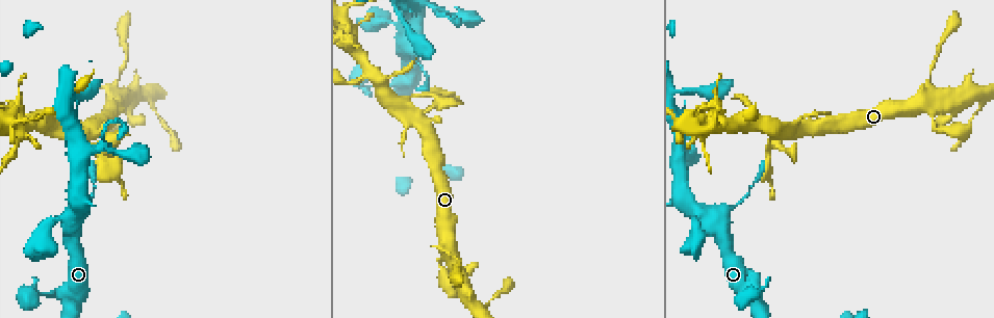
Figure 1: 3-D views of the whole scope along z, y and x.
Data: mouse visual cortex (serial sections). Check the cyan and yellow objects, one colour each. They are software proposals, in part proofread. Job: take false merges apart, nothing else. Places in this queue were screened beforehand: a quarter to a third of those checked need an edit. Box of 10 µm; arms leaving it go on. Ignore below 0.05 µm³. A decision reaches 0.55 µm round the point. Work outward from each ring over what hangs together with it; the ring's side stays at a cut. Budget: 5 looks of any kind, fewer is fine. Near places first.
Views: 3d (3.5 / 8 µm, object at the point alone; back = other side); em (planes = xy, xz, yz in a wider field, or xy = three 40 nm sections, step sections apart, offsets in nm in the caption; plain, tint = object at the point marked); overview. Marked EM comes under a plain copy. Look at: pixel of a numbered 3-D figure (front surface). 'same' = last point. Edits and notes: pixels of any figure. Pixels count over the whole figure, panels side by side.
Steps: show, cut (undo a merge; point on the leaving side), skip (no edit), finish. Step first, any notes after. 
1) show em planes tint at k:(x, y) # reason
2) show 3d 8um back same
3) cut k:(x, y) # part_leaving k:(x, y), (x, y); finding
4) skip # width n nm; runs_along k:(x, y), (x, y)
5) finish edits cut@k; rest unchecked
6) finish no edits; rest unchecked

show 3d 3.5um at 1:(23, 289) # calibre changes

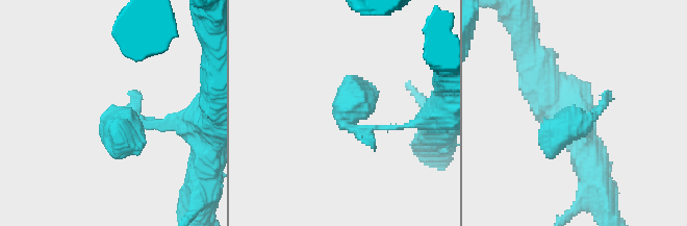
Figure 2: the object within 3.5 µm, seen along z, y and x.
show em xy step 5 tint at 2:(345, 124) # now the EM

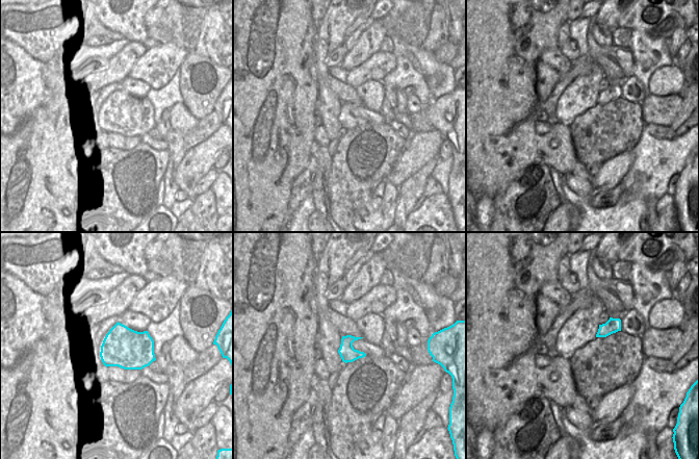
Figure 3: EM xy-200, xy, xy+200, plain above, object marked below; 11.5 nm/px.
skip # runs_along 2:(409, 124), (345, 124), (374, 86); all the same cell

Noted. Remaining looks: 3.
show 3d 3.5um at 1:(412, 54) # calibre changes

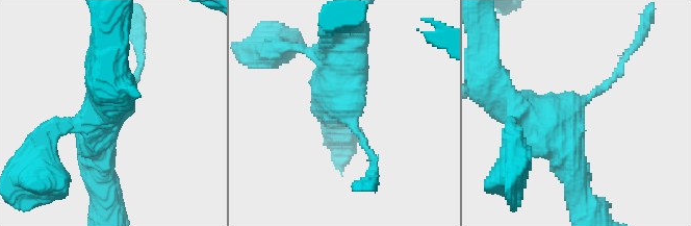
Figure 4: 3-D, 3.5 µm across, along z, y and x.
show em xy step 2 tint at 4:(347, 111) # need the tissue

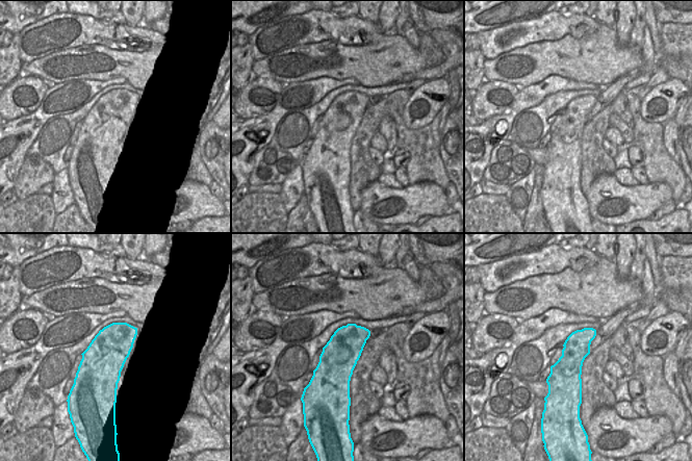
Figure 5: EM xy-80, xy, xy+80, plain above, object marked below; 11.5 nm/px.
show em xy step 5 tint same

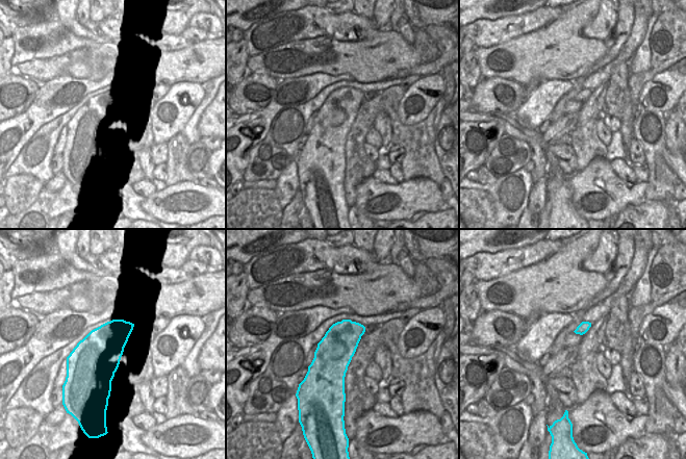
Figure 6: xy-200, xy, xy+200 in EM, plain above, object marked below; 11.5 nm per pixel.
cut 4:(616, 74) # part_leaving 4:(578, 103), (605, 88), (642, 33); a second cell is stuck on

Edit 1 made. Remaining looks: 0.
finish edits cut@4; rest unchecked

